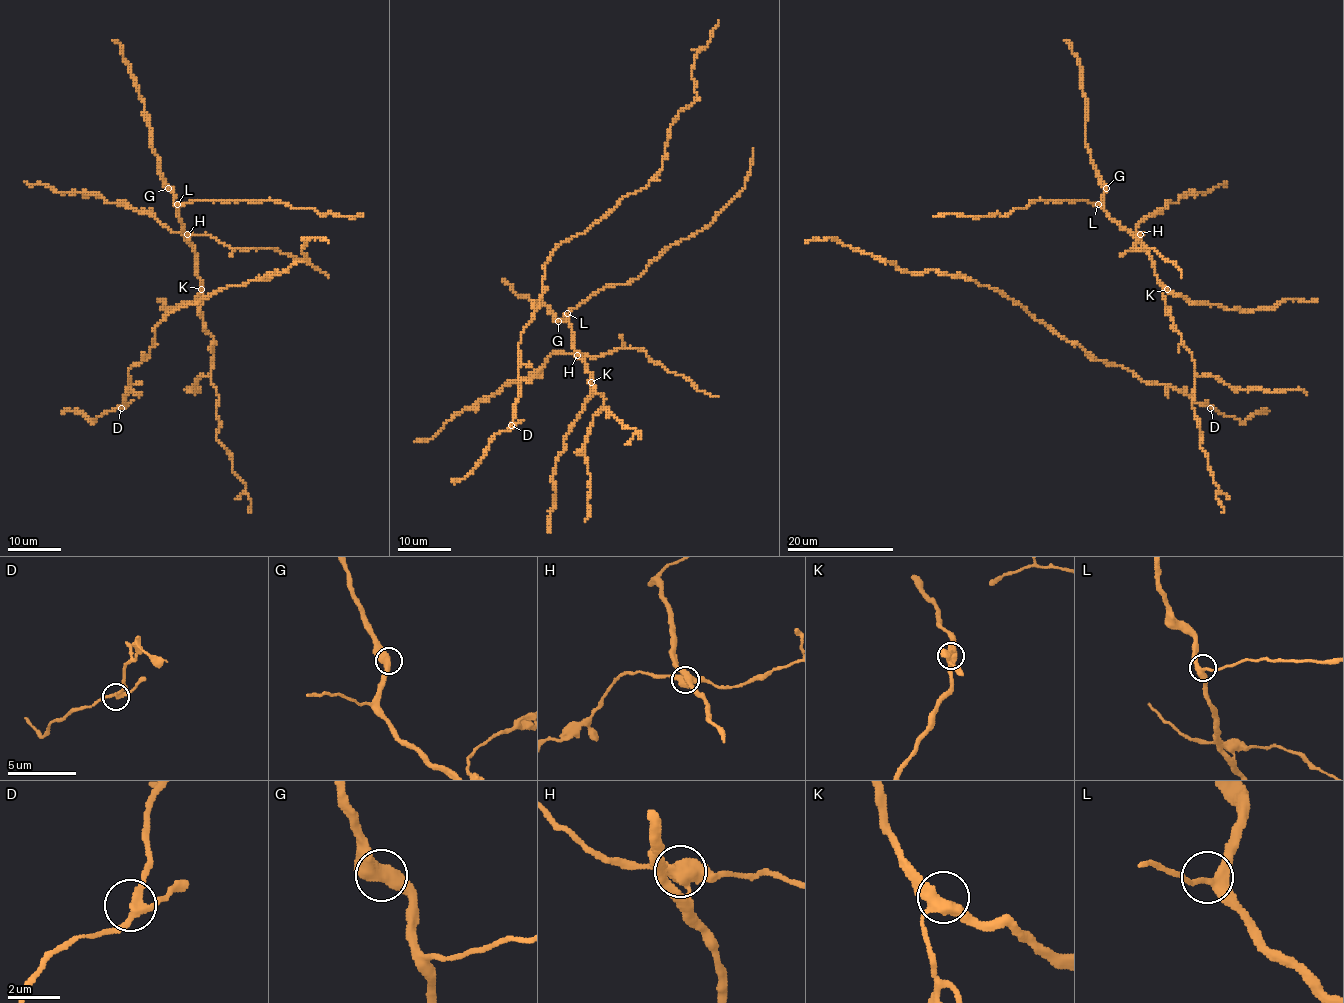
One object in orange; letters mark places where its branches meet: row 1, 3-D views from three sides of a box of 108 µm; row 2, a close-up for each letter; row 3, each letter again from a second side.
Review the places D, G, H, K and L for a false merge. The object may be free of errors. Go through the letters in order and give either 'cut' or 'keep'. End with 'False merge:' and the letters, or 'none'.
D: keep
G: keep
H: cut
K: keep
L: keep
False merge: H

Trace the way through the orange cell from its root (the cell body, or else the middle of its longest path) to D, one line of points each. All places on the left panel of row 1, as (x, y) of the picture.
D: (133, 400), (121, 408)

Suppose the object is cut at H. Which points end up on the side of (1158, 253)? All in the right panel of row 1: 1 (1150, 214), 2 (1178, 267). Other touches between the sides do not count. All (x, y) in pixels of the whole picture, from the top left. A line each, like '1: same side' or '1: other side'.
1: same side
2: same side

